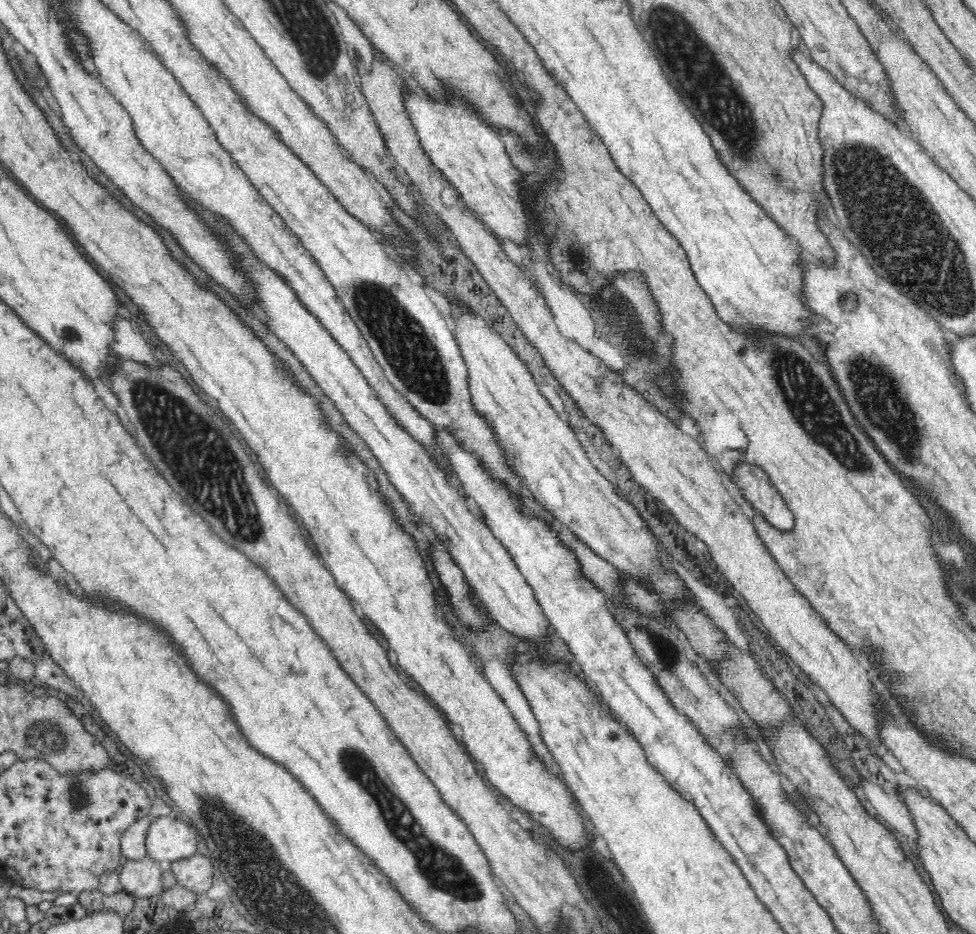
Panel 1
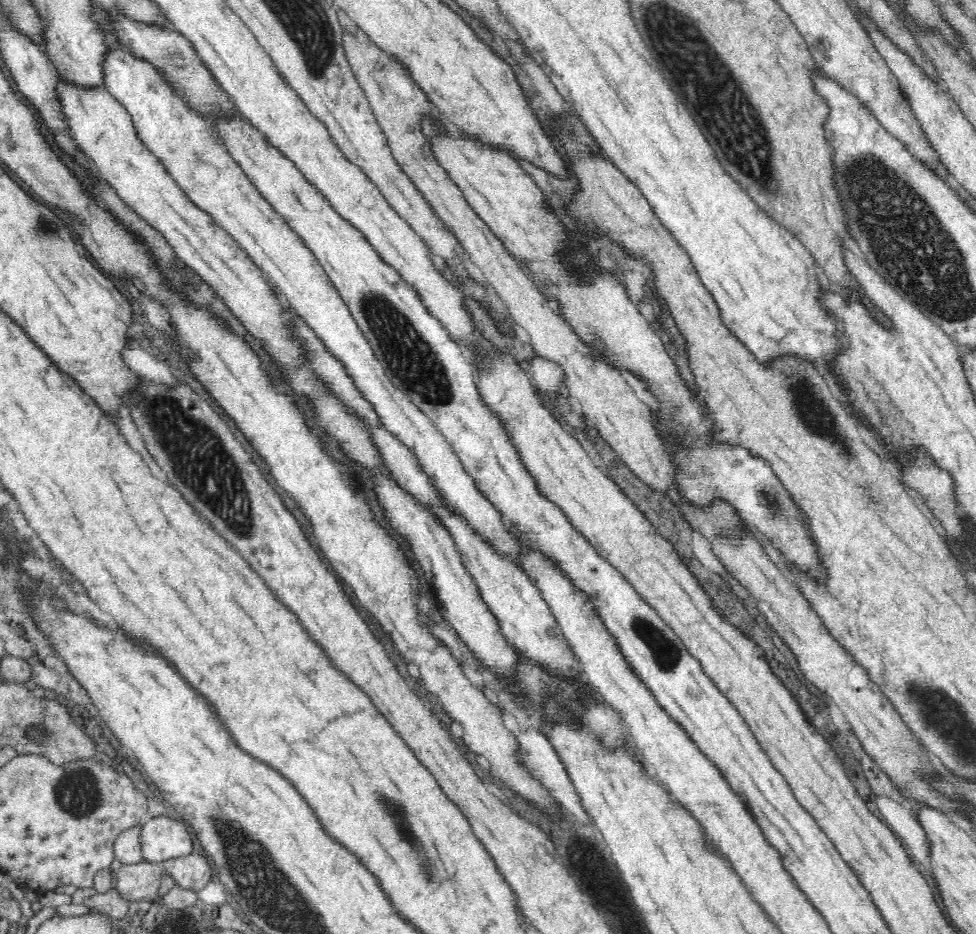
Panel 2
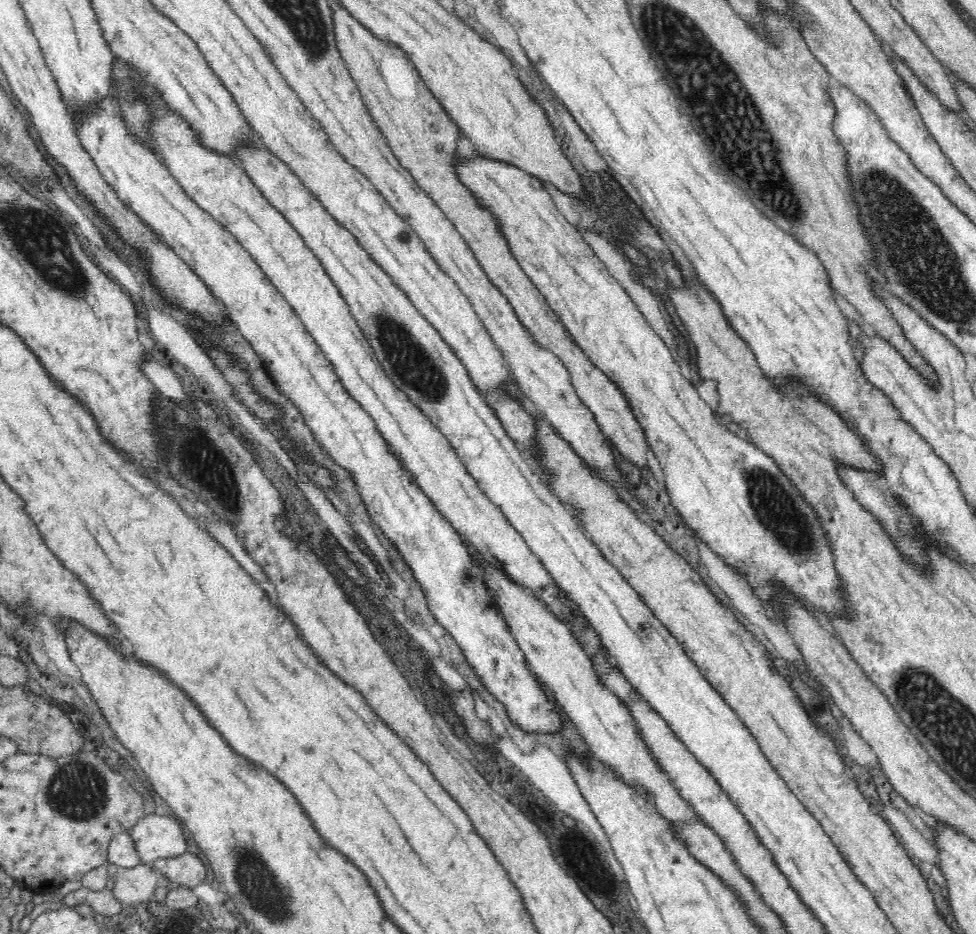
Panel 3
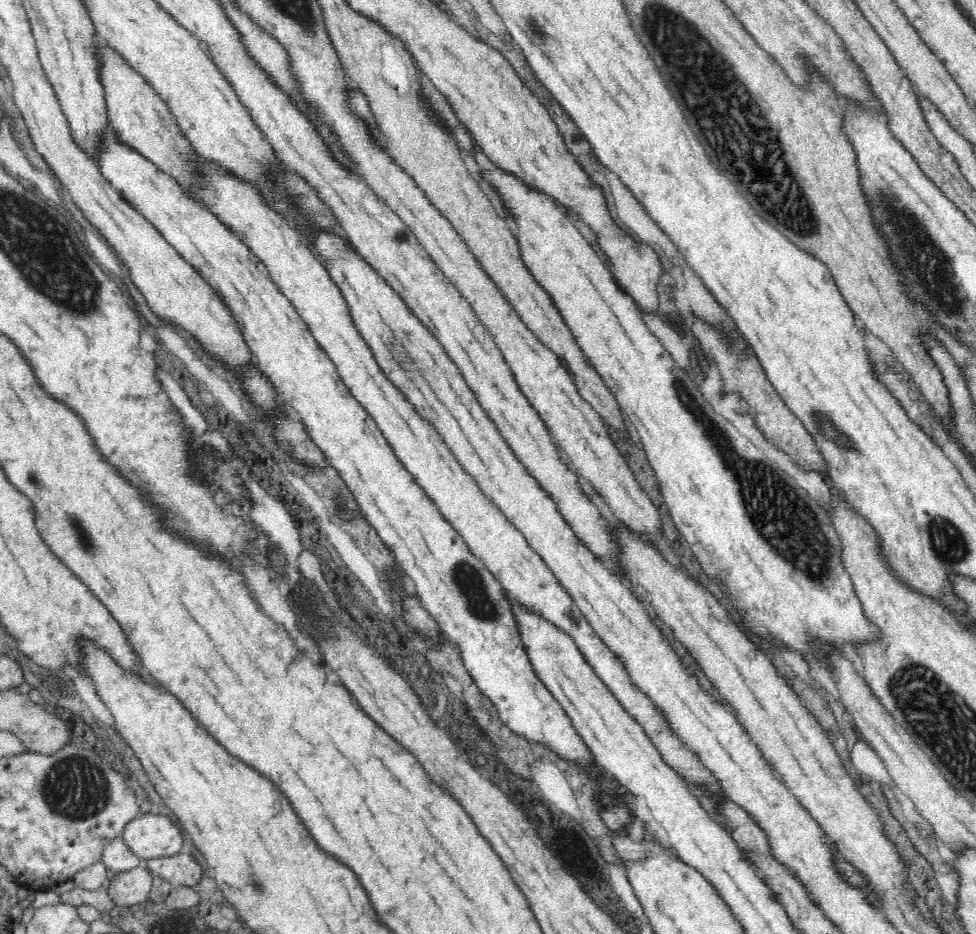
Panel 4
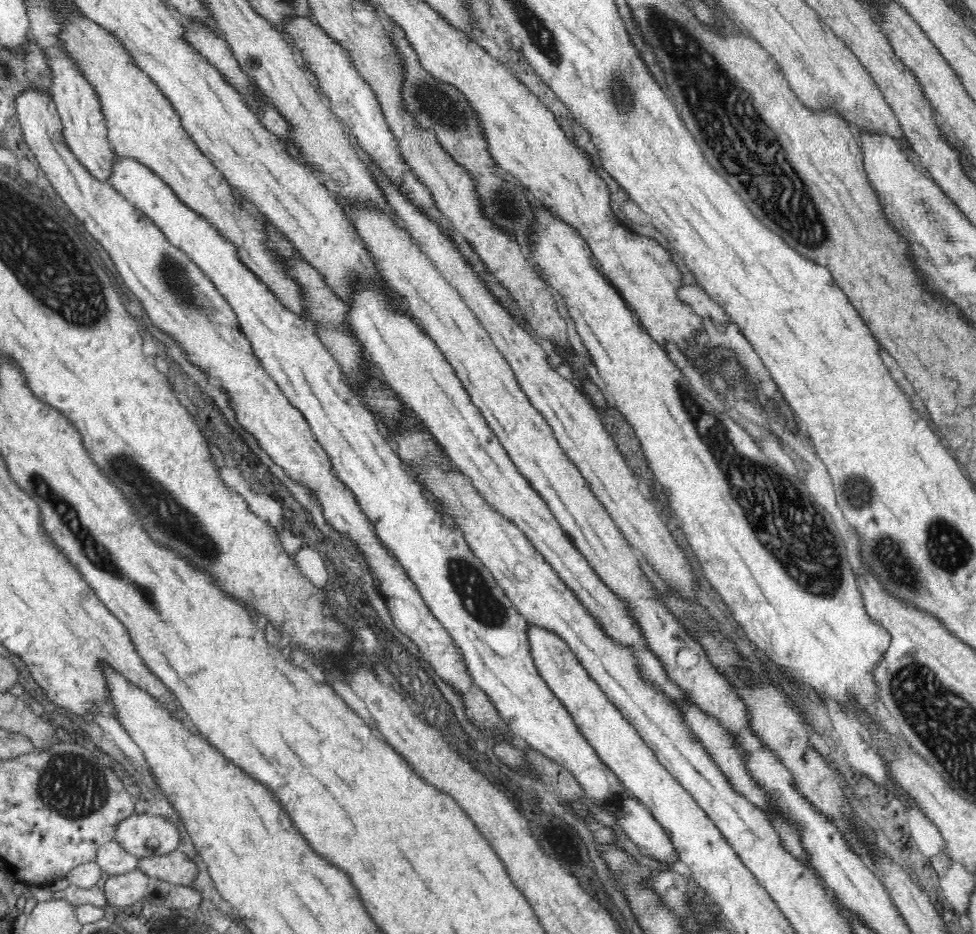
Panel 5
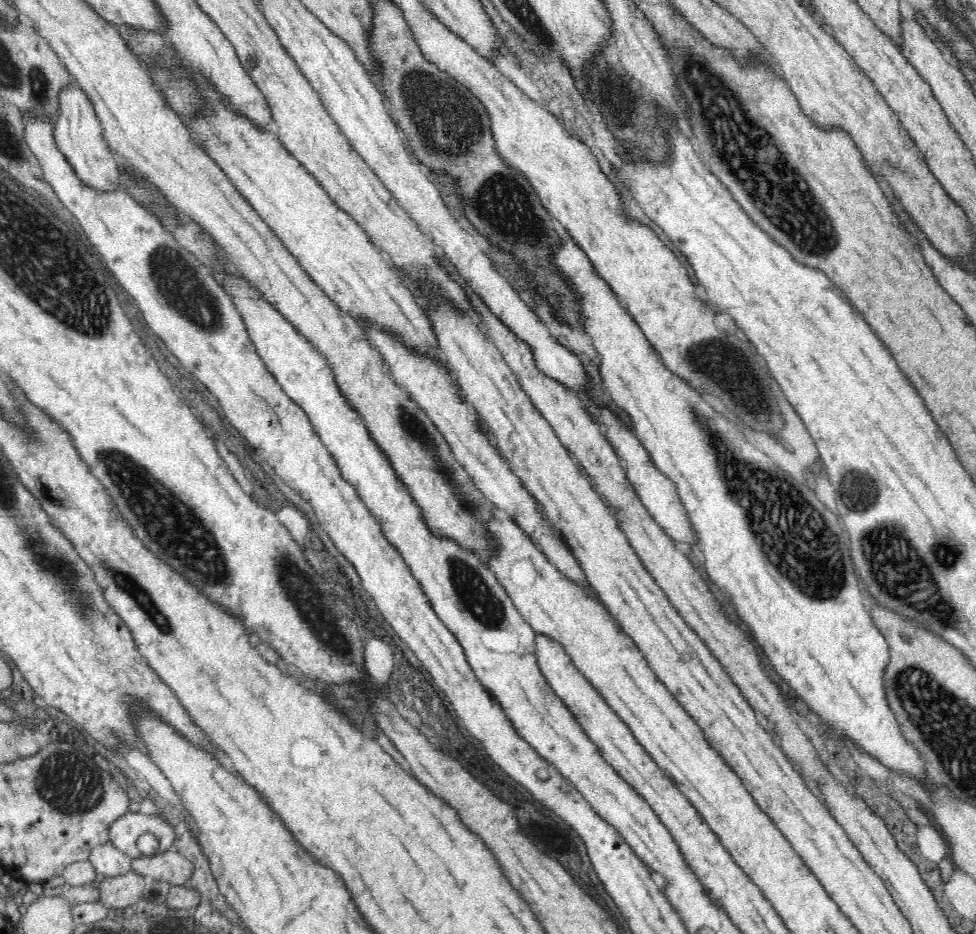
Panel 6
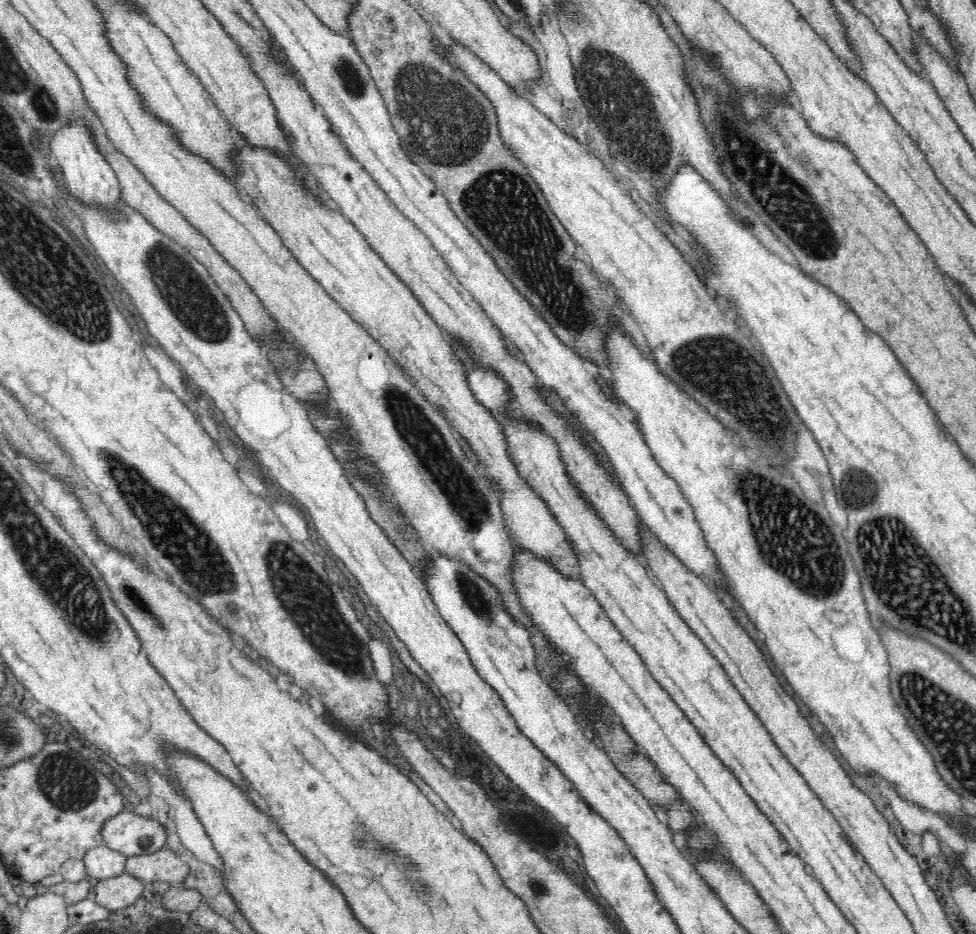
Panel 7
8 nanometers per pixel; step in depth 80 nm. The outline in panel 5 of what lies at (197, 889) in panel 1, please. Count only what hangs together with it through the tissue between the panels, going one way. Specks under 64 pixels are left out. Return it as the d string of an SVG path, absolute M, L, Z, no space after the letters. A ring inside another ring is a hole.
M180 851L156 858L140 859L137 868L140 868L141 873L157 876L159 880L167 881L173 886L192 886L199 874L196 863Z

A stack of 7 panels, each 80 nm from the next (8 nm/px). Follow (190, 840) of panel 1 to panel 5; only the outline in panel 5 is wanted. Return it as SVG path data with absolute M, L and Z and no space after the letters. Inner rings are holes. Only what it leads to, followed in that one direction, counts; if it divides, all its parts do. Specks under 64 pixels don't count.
M137 813L120 822L115 840L124 851L138 857L156 858L177 851L180 845L180 833L176 826L157 814ZM158 841L158 846L150 848Z

